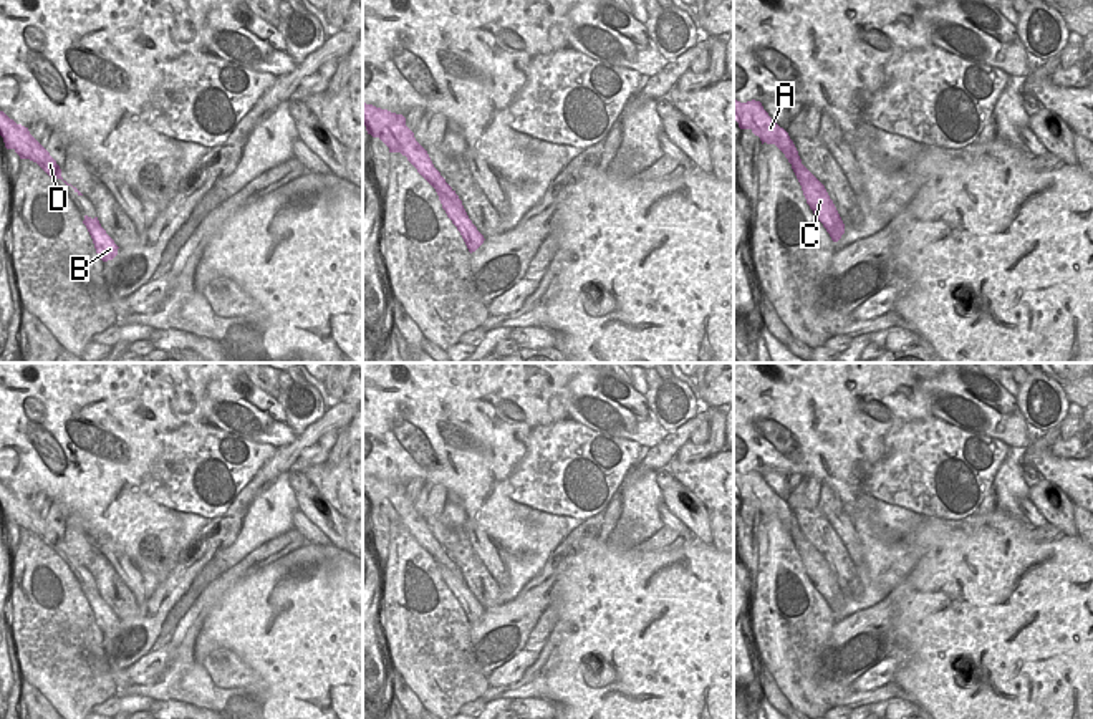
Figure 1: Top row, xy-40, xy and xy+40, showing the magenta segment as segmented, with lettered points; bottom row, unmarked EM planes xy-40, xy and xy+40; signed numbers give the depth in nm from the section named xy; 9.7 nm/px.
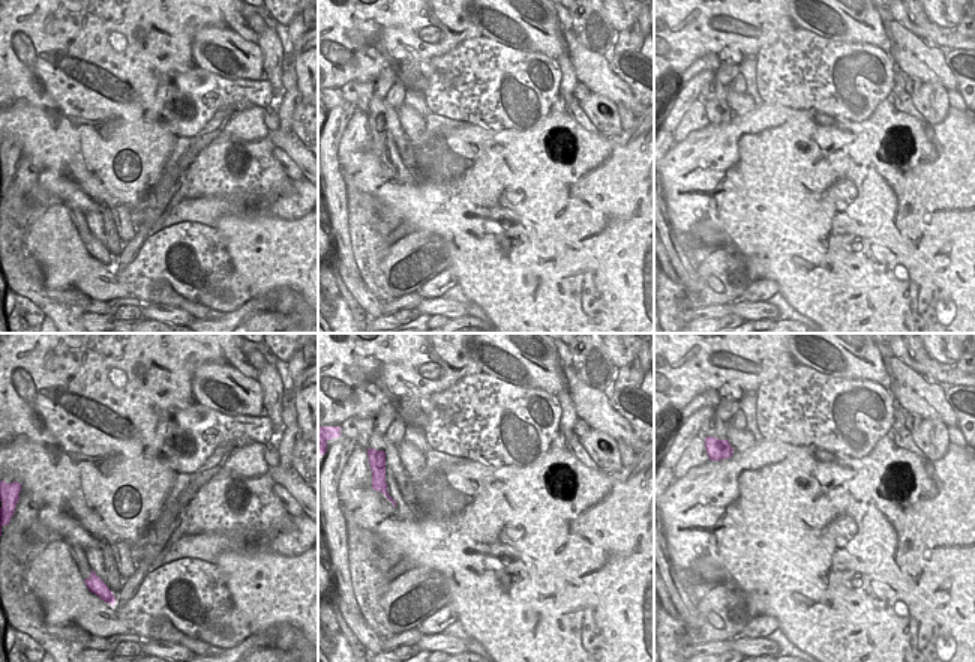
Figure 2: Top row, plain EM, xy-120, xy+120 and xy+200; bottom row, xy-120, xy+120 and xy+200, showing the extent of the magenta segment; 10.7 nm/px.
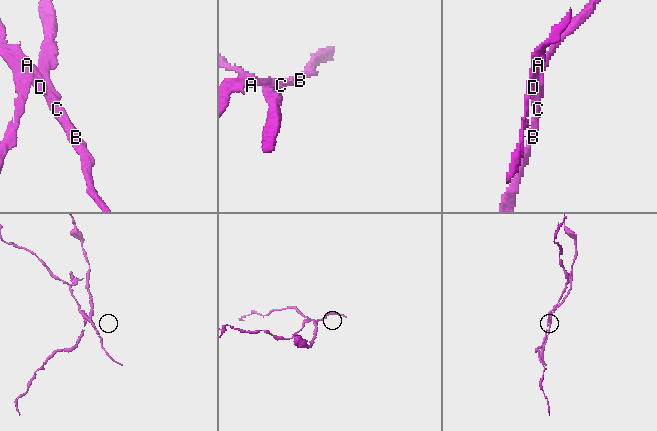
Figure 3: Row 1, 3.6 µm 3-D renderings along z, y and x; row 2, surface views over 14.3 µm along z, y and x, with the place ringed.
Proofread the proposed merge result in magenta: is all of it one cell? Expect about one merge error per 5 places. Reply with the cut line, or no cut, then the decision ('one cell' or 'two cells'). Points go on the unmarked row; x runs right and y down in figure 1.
cut xy (436, 559), (456, 569); two cells

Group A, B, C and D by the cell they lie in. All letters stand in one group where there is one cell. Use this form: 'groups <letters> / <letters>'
groups A D / B C

